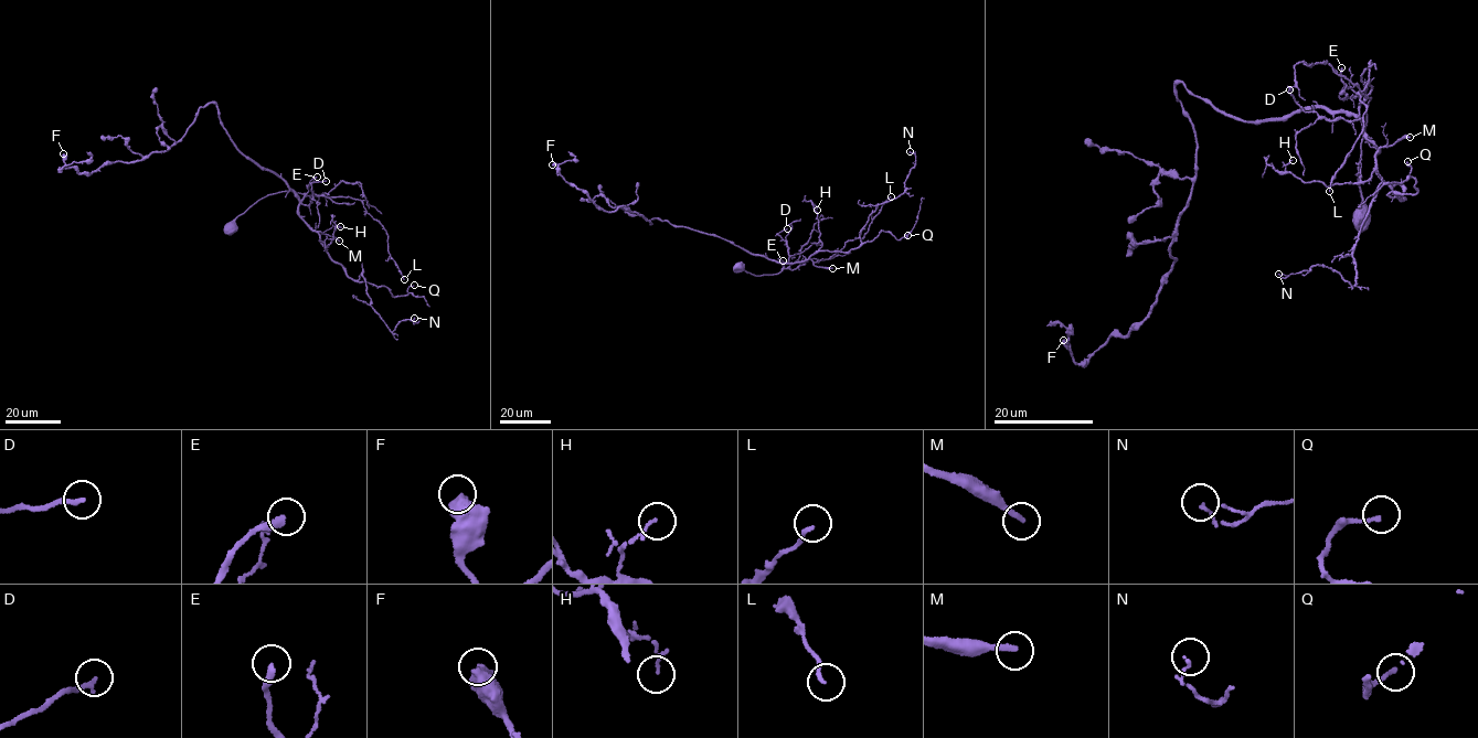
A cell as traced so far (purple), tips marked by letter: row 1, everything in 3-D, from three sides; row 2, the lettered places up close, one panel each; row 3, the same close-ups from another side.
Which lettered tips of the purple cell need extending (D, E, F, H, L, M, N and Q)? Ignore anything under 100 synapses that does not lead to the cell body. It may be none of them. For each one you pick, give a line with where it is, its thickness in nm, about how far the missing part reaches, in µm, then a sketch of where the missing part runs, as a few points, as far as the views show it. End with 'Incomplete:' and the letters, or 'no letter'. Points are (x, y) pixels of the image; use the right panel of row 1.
Incomplete: no letter

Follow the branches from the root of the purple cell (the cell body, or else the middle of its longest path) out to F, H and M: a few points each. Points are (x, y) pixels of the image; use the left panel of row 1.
F: (233, 228), (268, 195), (305, 196), (240, 153), (216, 104), (140, 160), (83, 173), (60, 170), (63, 153)
H: (233, 228), (235, 220), (259, 200), (287, 191), (305, 196), (299, 215), (327, 249), (340, 226)
M: (233, 228), (235, 220), (259, 200), (293, 191), (305, 196), (298, 210), (309, 225), (339, 241)

